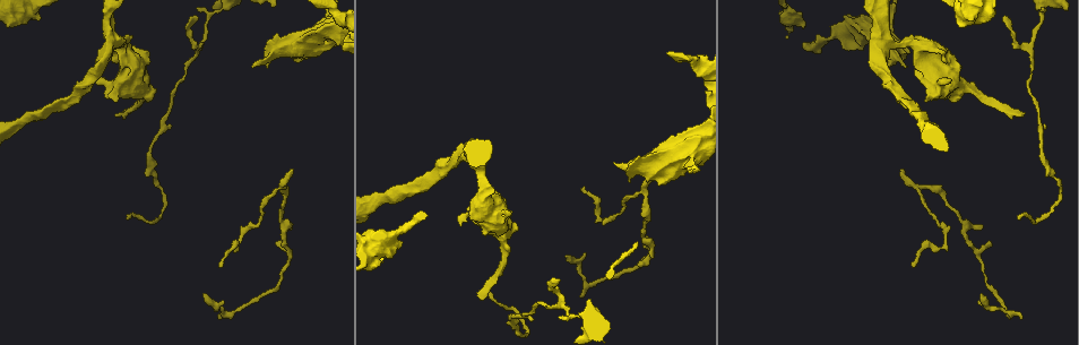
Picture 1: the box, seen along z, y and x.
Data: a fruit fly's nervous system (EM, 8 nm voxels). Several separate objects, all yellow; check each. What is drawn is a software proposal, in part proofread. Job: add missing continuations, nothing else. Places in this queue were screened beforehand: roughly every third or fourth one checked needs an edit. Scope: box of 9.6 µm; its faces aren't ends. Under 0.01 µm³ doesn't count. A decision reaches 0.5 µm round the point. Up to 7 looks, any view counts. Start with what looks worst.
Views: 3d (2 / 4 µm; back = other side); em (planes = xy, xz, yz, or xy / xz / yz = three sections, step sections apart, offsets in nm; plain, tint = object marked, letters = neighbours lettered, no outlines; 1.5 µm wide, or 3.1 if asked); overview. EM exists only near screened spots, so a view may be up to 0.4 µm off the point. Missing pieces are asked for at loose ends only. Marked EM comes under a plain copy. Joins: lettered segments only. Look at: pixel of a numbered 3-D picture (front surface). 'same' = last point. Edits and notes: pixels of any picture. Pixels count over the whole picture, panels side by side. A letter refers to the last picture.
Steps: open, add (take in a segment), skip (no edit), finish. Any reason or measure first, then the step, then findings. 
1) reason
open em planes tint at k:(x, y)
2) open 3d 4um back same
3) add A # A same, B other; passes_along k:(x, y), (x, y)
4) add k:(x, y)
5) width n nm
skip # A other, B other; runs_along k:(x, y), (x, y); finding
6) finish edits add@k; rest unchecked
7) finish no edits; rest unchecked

tapers out
open 3d 4um at 1:(584, 188)

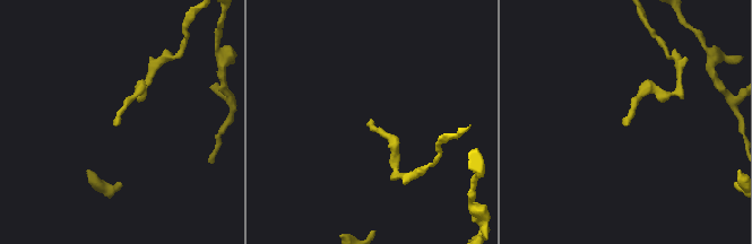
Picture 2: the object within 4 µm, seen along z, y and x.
open em xz step 4 tint at 2:(626, 125)

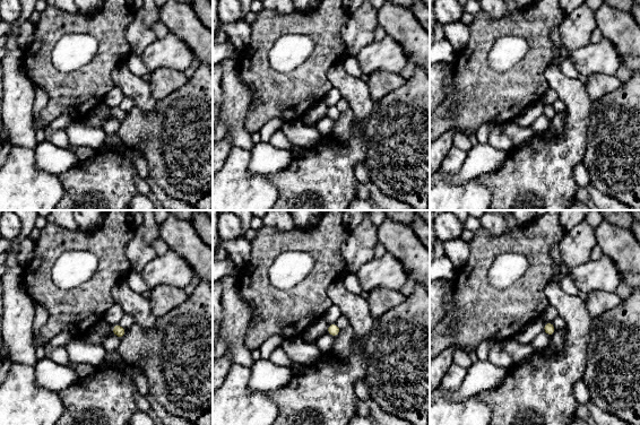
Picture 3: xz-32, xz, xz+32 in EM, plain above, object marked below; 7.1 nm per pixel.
cut it another way
open em planes letters same

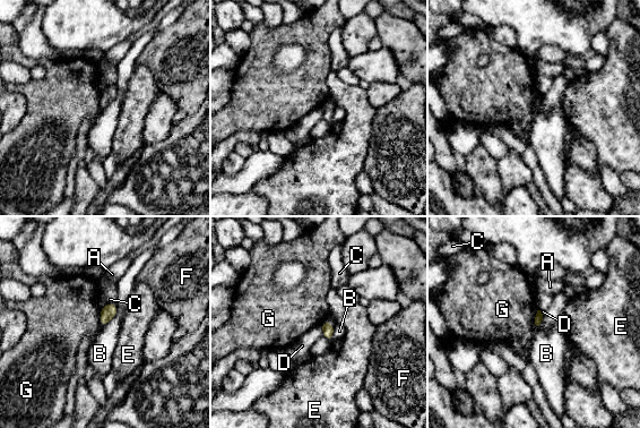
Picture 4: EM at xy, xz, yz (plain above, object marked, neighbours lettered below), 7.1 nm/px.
skip # A other, B other, C other, D other, E other, F other, G other; border 4:(537, 309), (535, 317), (537, 326); no lettered segment goes on from it

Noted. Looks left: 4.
branch stops here
open em yz step 4 letters at 1:(482, 298)

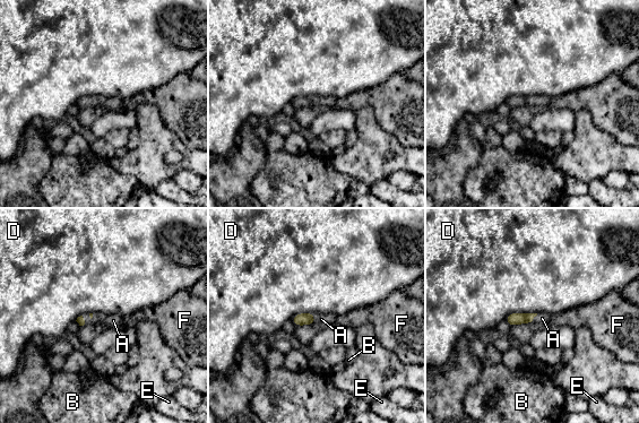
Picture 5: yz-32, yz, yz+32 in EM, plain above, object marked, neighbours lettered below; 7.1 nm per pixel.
add A # A same, B other, D other, E other, F other; it goes on there

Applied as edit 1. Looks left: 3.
open 3d 2um at 1:(128, 217)

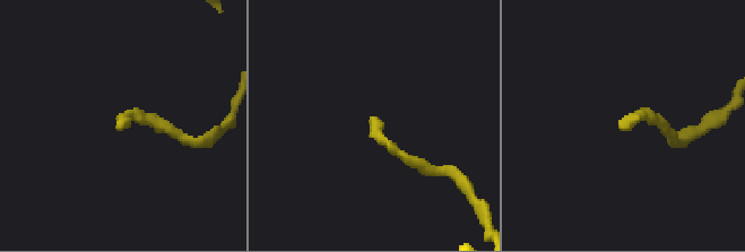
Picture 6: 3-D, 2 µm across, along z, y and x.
open em xz step 4 letters at 6:(119, 125)

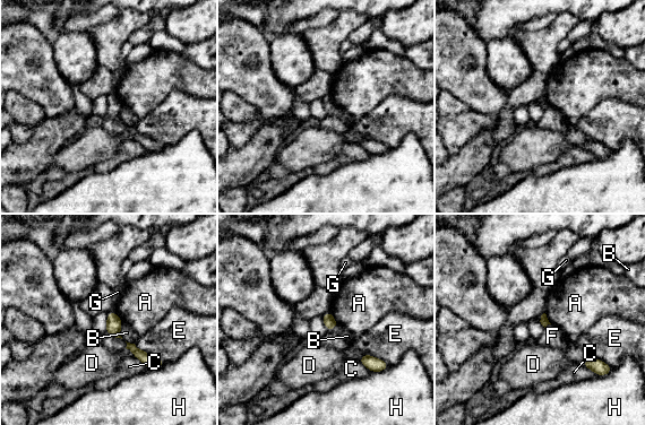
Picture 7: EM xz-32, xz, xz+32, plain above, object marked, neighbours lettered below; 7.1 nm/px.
open em planes letters same

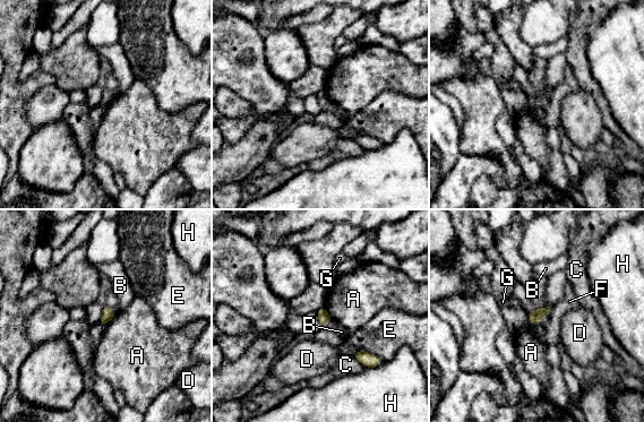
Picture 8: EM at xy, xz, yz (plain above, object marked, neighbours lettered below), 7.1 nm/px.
skip # A other, B other, C other, D other, E other, F other, G other, H other; border 8:(333, 320), (322, 327); no lettered segment goes on from it

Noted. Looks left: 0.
finish edits add@5; rest unchecked

